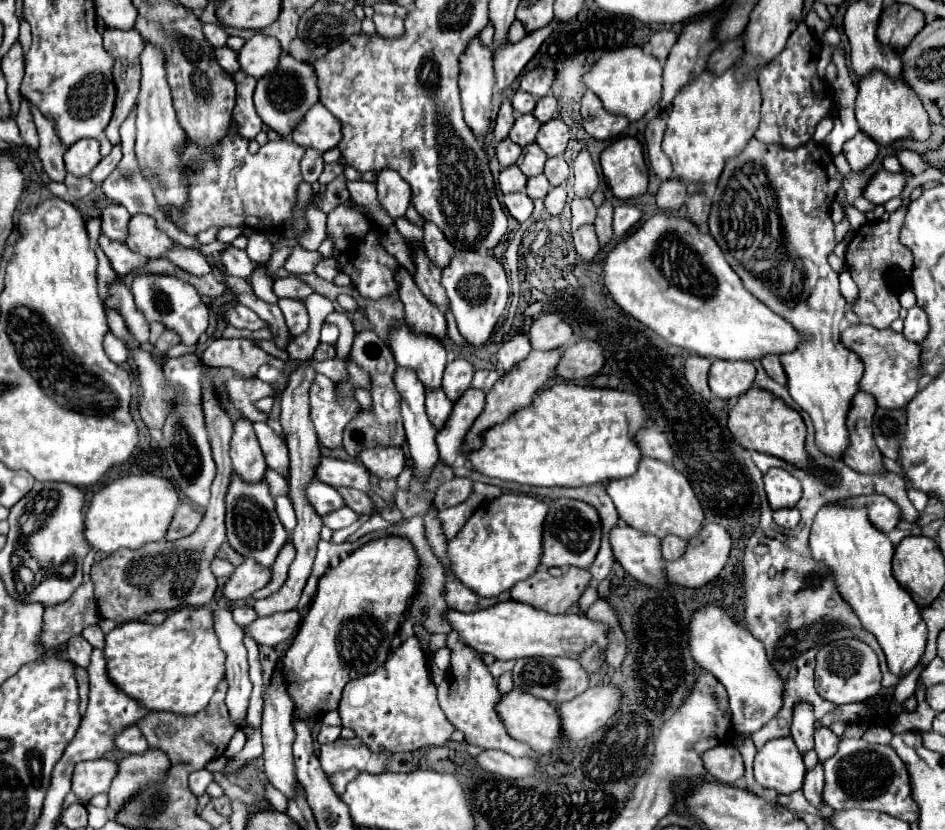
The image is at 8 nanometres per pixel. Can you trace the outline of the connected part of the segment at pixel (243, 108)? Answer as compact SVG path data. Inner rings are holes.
M235 72L233 76L233 82L237 86L237 98L235 98L235 110L233 110L233 118L237 120L239 124L239 132L241 136L245 138L255 138L261 130L261 120L255 112L255 106L253 106L253 90L255 90L255 78L247 76L245 72Z

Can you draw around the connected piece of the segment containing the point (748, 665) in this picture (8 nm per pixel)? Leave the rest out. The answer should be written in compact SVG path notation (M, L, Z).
M705 604L691 616L687 634L693 660L701 666L701 670L711 672L725 686L733 726L741 734L753 734L777 716L783 704L783 680L769 664L763 644L753 638L747 628L729 618L723 608Z

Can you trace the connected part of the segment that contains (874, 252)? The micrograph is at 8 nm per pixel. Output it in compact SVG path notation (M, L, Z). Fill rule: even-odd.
M899 208L895 210L889 220L877 220L877 222L867 222L865 226L859 228L859 232L855 232L853 240L847 246L847 254L845 254L845 262L849 266L851 278L855 280L857 288L859 288L859 296L857 302L853 304L853 312L859 316L861 324L871 324L875 328L889 328L889 324L899 318L899 300L893 300L893 292L887 286L887 282L883 280L883 272L889 270L891 266L899 268L905 276L911 274L913 268L913 256L911 252L907 252L905 246L901 246L899 242L899 230L901 224L905 220L905 210L907 208Z

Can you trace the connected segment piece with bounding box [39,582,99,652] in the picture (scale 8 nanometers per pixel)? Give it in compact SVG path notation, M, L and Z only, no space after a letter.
M85 582L77 588L71 600L57 604L55 608L45 608L43 614L43 636L39 636L39 644L49 652L59 644L65 644L71 636L83 632L83 628L97 624L97 602L93 594L93 584Z

